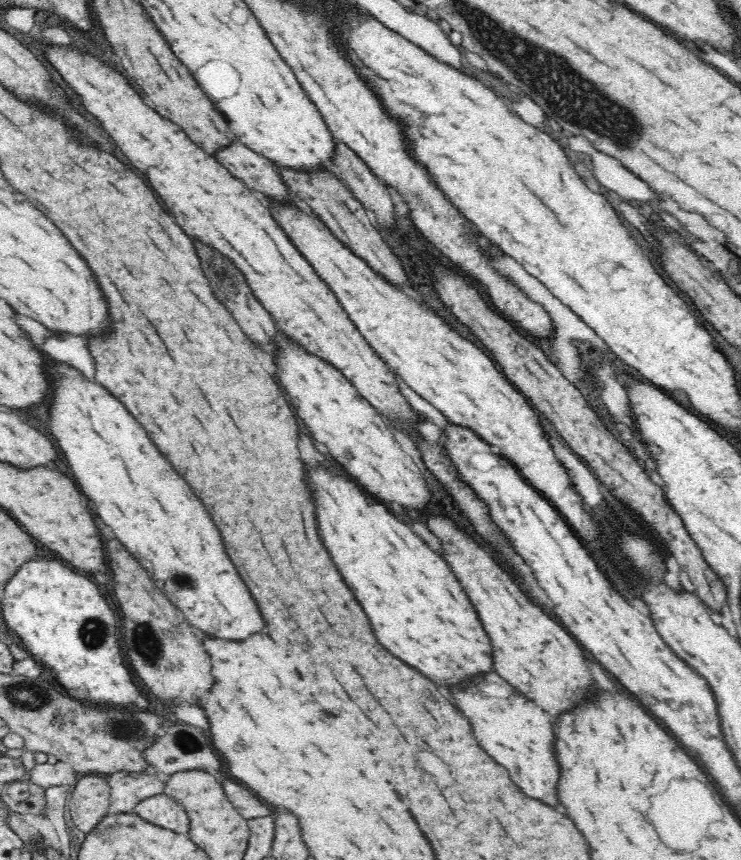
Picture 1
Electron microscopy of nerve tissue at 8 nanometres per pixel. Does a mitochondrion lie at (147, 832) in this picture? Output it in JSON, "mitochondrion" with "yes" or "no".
{"mitochondrion":"no"}

